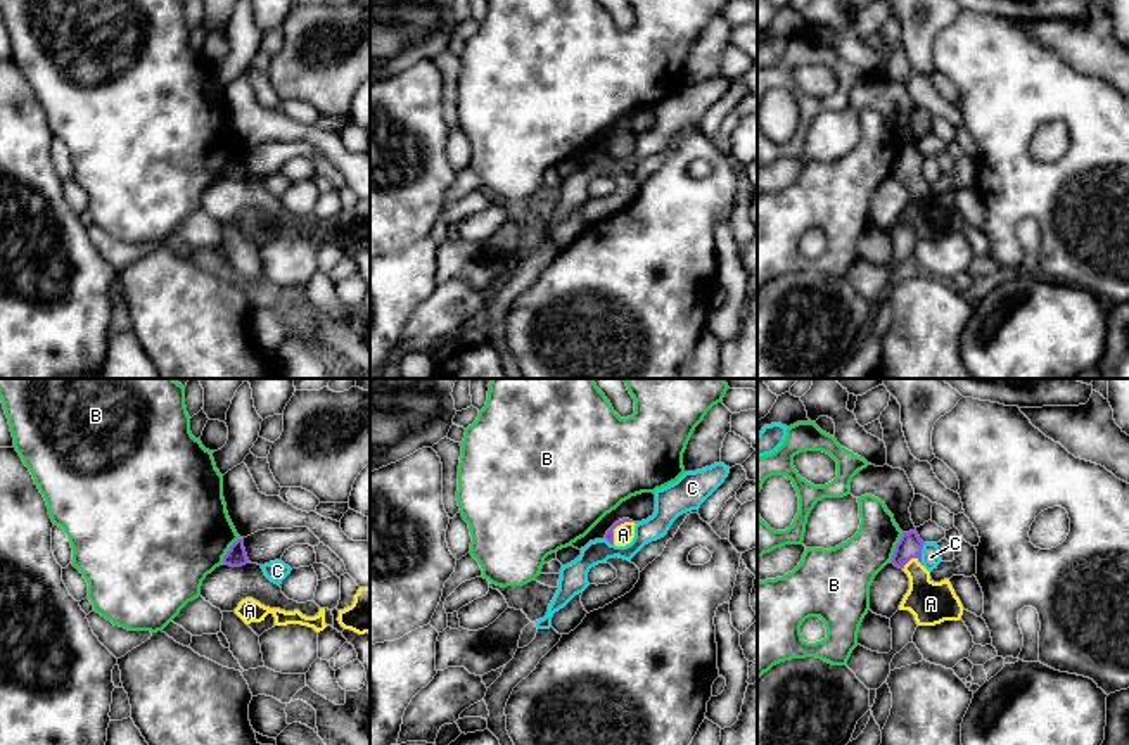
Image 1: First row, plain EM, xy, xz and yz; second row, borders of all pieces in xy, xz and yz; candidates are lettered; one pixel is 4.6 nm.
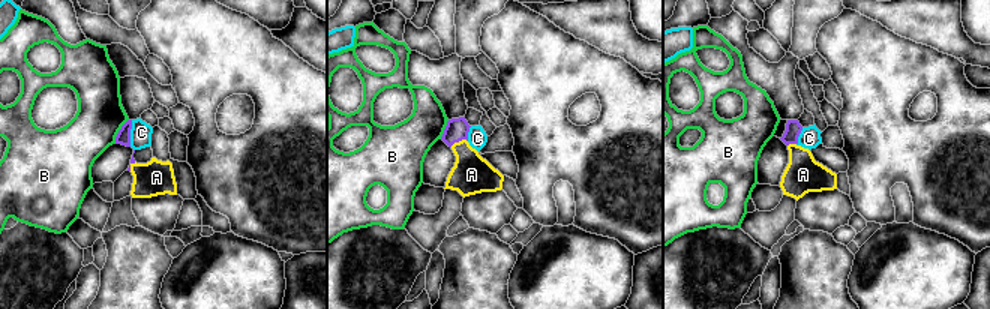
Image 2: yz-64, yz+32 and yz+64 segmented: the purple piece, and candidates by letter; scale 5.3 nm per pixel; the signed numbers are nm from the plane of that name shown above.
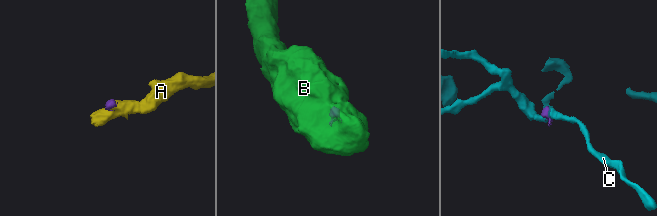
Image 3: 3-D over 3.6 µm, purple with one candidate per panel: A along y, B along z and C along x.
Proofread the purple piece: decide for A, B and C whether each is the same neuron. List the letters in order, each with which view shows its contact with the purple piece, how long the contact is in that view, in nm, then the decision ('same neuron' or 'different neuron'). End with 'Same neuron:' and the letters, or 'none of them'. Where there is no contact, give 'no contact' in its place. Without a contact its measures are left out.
A: xz | 150 nm | same neuron
B: xy | 160 nm | different neuron
C: yz | 110 nm | different neuron
Same neuron: A

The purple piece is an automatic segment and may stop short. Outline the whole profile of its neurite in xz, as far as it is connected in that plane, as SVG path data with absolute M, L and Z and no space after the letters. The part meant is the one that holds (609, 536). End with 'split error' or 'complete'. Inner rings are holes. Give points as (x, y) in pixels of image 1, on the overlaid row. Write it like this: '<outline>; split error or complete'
M622 519L607 531L605 539L616 546L626 546L635 538L635 525L633 520Z; split error

